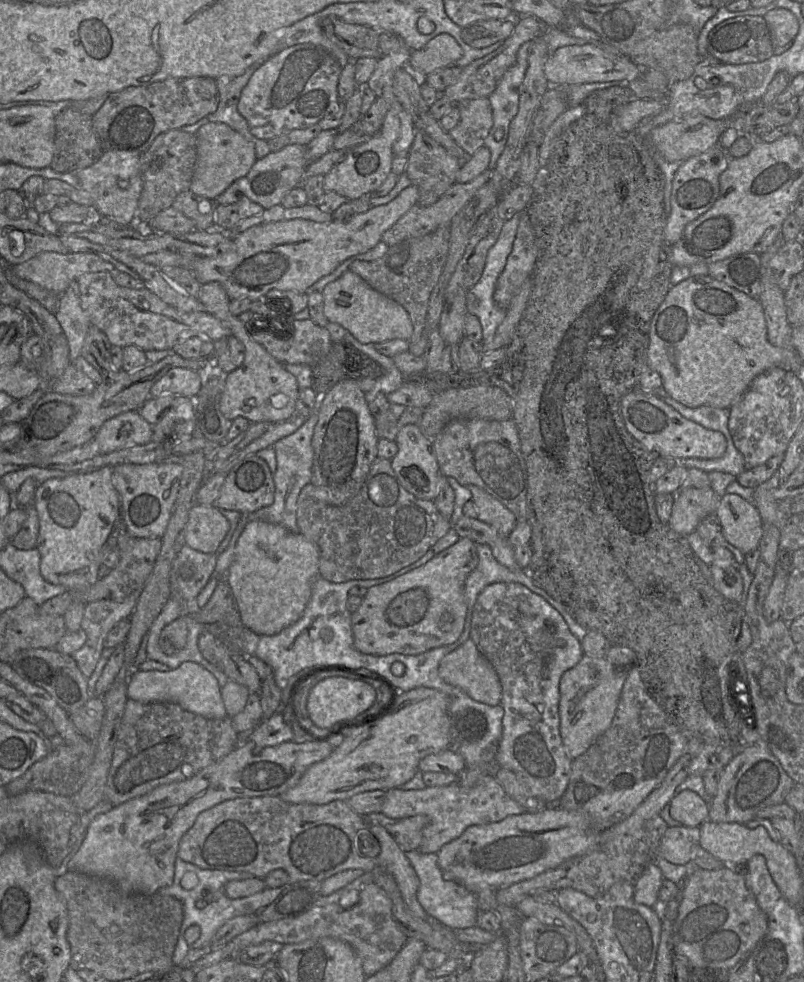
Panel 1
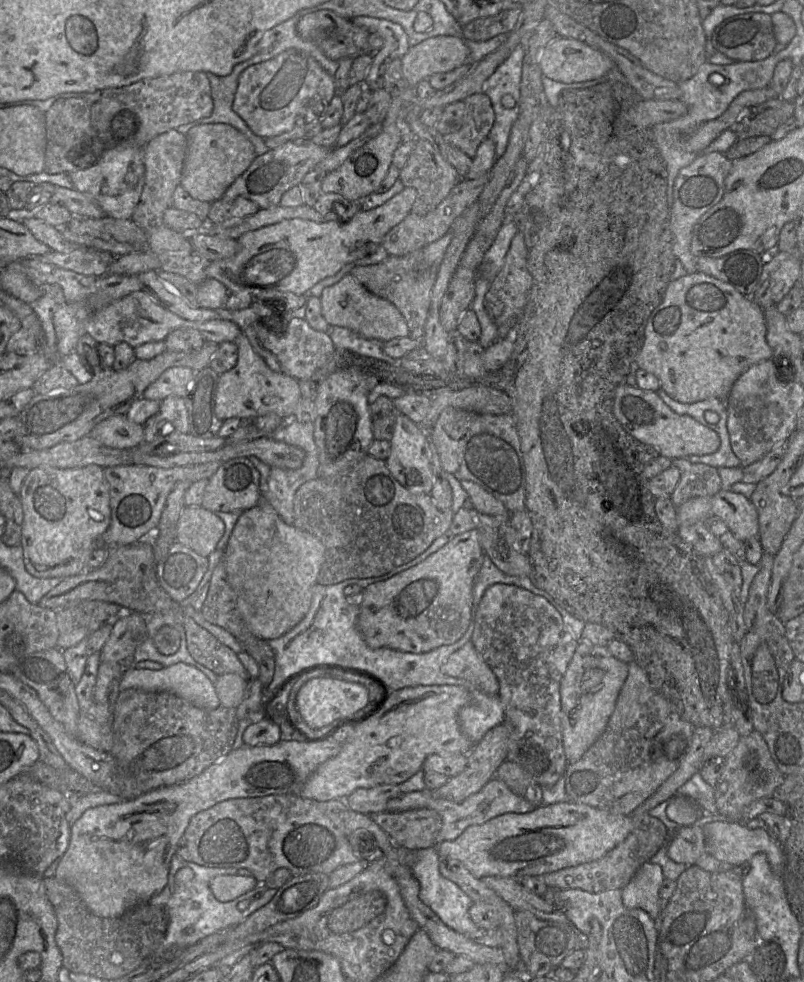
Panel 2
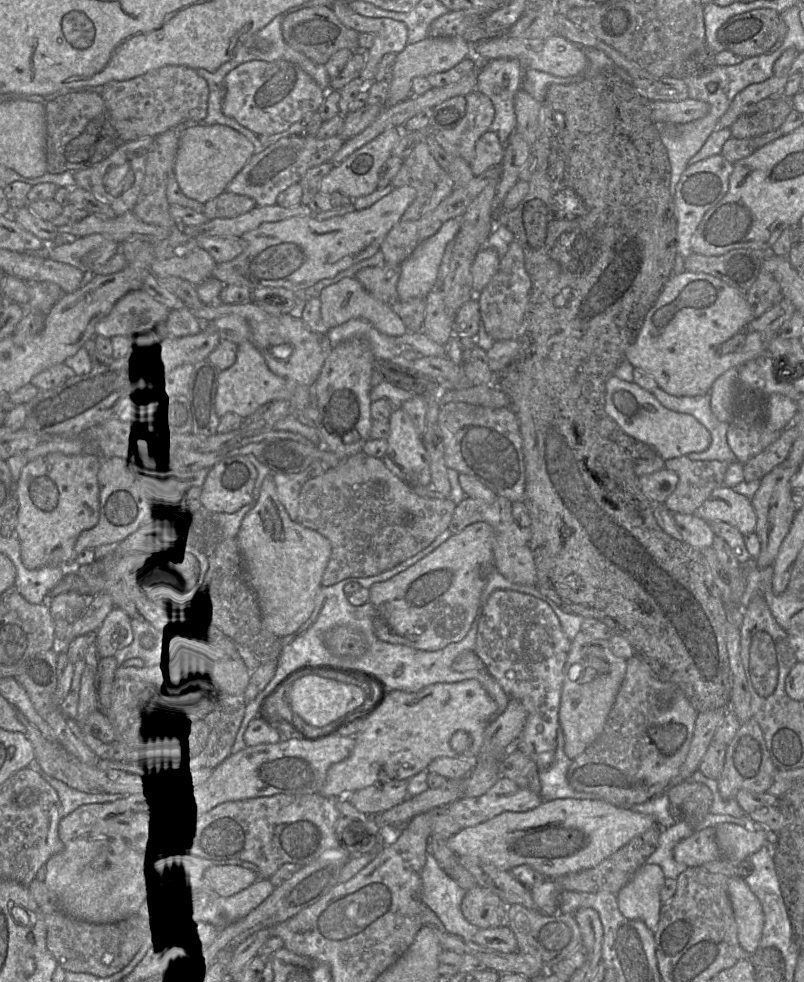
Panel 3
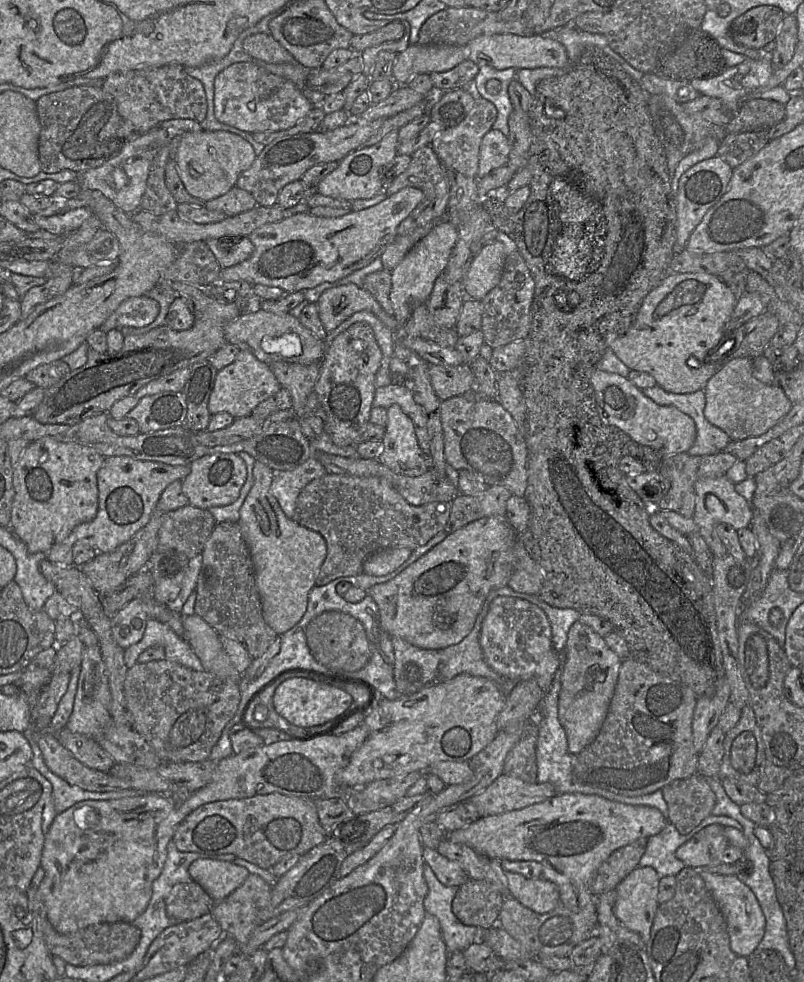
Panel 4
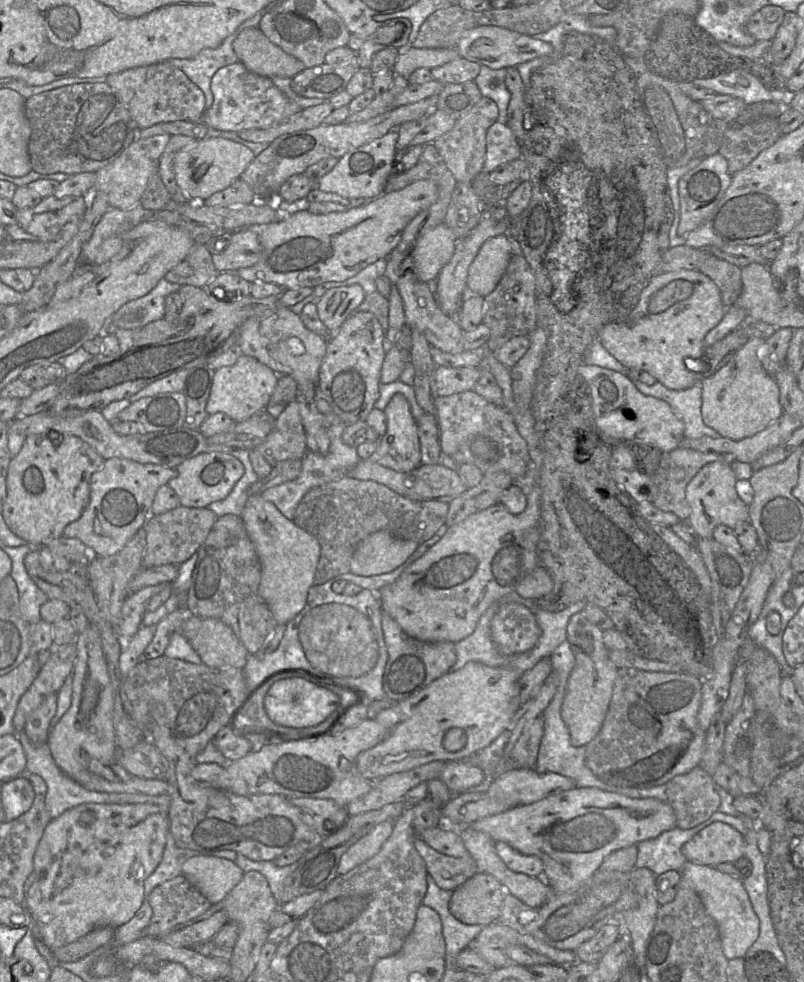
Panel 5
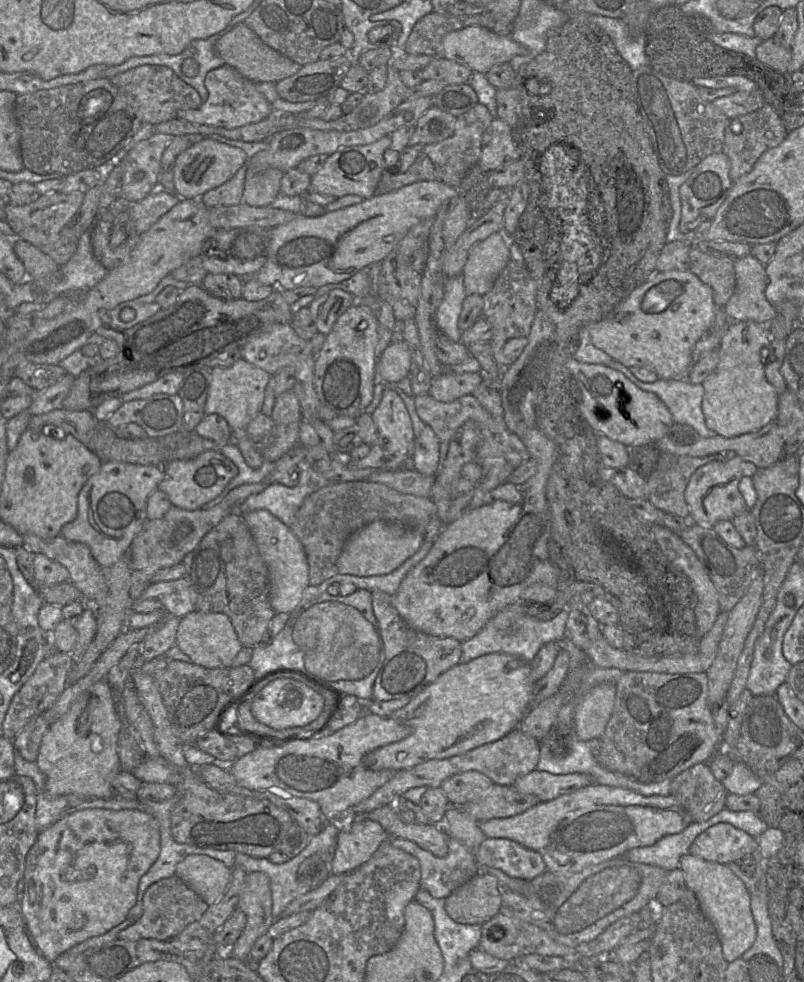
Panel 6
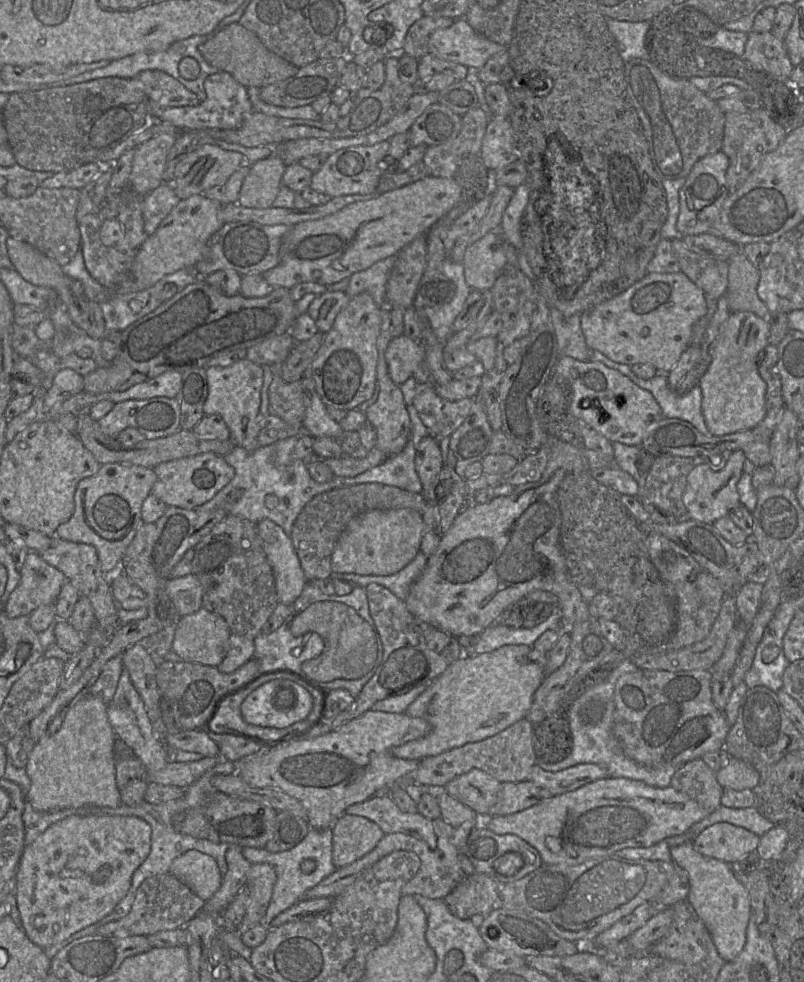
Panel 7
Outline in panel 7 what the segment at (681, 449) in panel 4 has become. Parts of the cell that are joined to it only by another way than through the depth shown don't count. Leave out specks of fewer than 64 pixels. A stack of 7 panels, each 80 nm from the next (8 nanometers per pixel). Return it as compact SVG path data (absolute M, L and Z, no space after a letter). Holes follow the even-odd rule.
M562 356L554 367L554 375L562 375L572 390L571 414L612 443L641 446L649 427L664 418L662 409L651 392L599 361L582 362Z

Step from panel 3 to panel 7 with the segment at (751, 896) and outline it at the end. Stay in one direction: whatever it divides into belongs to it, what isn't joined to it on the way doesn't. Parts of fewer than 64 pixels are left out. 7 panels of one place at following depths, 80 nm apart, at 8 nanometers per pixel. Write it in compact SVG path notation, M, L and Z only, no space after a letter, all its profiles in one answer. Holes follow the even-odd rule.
M693 842L671 849L672 862L689 876L688 901L708 929L715 947L725 962L732 962L743 950L751 917L749 893L732 874L727 863L697 852Z

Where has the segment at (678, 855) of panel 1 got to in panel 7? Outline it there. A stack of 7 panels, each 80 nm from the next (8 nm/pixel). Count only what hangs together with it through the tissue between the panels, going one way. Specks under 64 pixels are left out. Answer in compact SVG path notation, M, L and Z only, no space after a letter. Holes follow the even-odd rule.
M720 822L705 828L693 841L697 852L725 863L739 859L757 850L760 837L740 826Z

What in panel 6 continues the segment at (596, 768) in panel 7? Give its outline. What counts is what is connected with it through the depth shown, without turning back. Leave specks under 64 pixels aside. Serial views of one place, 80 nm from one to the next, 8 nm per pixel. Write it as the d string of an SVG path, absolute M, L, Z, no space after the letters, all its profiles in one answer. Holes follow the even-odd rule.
M534 769L518 777L513 786L522 793L537 796L543 802L572 793L592 783L592 776L585 773L553 774Z

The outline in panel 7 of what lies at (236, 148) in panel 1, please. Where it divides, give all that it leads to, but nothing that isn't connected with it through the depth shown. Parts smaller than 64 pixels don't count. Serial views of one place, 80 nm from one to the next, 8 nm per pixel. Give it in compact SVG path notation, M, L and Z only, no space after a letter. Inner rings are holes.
M206 144L180 160L172 185L177 196L184 200L223 184L243 163L245 157L241 153Z

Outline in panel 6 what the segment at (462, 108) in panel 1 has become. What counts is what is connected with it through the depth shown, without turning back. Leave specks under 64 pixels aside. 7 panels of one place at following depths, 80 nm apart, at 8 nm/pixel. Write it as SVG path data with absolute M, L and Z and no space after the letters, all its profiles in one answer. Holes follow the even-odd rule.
M477 103L468 112L457 117L452 136L438 143L424 146L423 153L432 161L438 180L458 189L466 172L478 164L480 160L482 137L486 129L490 126L492 119L493 117L487 107Z

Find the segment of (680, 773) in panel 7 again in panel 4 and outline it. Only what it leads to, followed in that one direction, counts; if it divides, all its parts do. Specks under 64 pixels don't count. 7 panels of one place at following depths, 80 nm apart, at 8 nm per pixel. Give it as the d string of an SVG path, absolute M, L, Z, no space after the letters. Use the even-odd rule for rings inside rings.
M696 772L662 788L668 806L668 821L686 835L711 815L716 795L705 776Z

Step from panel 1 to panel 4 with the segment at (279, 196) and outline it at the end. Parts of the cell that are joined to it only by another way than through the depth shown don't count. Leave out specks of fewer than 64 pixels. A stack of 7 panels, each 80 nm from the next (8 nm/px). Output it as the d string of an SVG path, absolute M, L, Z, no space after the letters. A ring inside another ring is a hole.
M350 119L345 125L331 131L317 130L275 139L265 146L252 165L239 176L235 186L251 193L257 206L274 206L277 204L278 195L284 186L300 180L304 173L315 165L327 162L339 163L348 153L356 150L375 134L383 120L357 122L355 119Z

